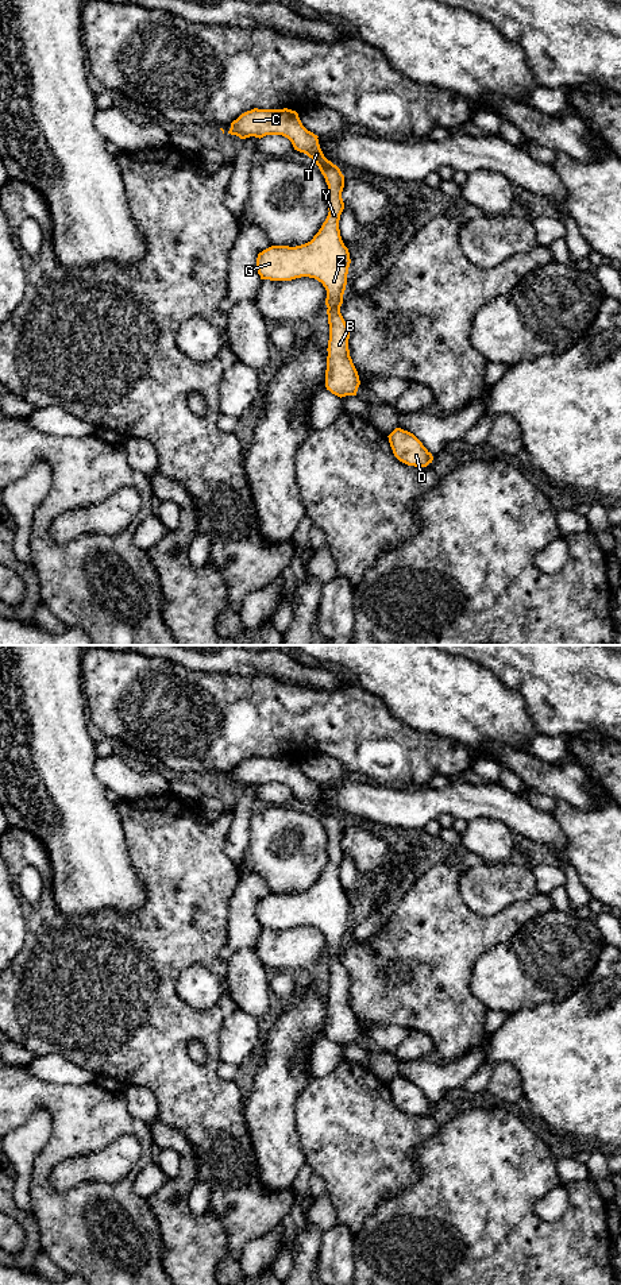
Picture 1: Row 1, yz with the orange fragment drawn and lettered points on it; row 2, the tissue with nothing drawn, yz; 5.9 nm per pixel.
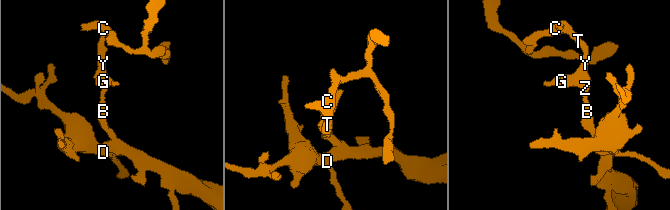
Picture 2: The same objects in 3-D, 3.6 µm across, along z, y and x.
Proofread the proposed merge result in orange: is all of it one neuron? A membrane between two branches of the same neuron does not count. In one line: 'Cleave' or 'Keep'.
Keep

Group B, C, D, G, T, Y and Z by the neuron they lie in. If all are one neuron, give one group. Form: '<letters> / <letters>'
B C D G T Y Z

